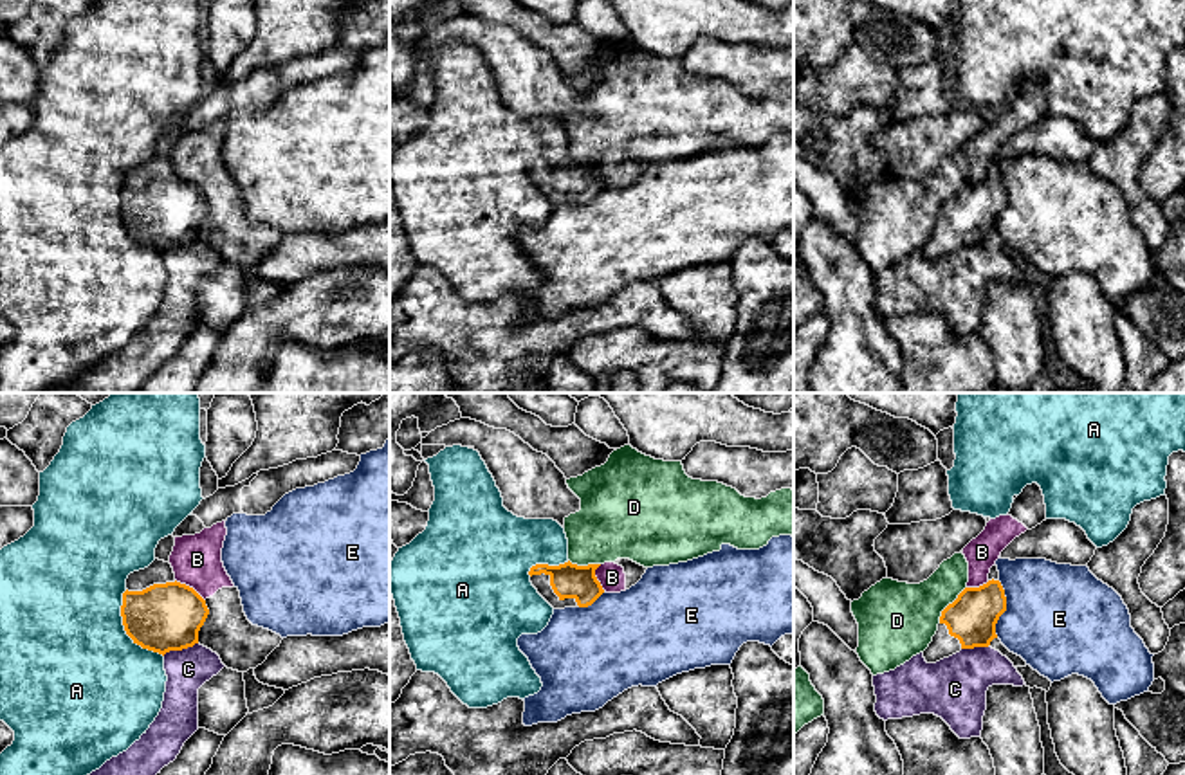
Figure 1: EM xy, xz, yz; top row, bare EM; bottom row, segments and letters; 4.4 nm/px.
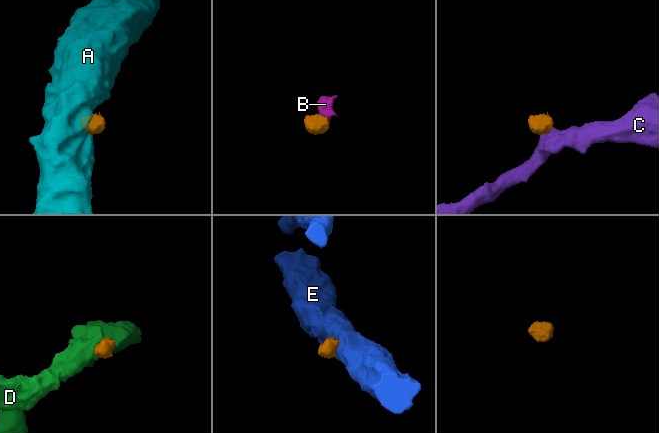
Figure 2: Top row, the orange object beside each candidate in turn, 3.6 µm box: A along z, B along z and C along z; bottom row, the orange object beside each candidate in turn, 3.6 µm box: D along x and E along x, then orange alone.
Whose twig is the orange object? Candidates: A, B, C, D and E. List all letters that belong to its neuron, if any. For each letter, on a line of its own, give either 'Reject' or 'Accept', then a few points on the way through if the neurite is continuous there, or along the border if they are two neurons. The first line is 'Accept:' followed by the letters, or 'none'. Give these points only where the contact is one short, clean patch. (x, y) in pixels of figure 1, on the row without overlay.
Accept: none
A: Reject. Boundary: xy (125, 186), (121, 200), (123, 226), (137, 240), (163, 253)
B: Reject. Boundary: xy (175, 175), (188, 181), (204, 197)
C: Reject. Boundary: xy (197, 238), (163, 251)
D: Reject. Boundary: yz (965, 182), (942, 208), (938, 218)
E: Reject. Boundary: yz (1000, 177), (1005, 188), (1005, 208), (996, 220), (996, 233)

